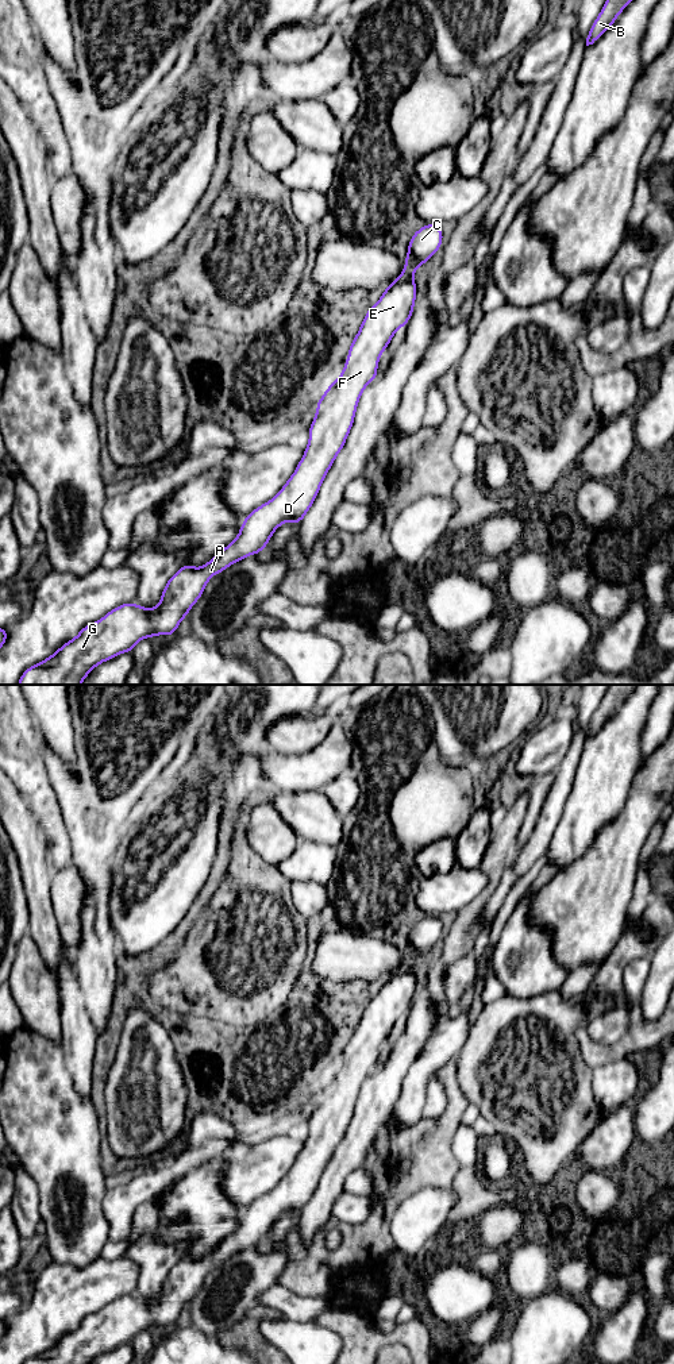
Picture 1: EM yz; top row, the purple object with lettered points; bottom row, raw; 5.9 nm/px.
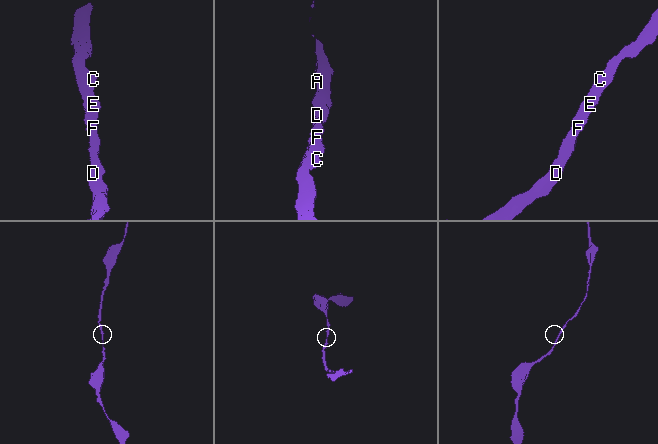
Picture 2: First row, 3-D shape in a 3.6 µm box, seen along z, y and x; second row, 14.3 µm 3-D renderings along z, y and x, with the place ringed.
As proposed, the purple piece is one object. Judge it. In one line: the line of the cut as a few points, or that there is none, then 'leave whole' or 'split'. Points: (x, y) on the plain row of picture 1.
cut none; leave whole

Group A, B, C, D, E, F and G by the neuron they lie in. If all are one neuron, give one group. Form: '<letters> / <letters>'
A B C D E F G

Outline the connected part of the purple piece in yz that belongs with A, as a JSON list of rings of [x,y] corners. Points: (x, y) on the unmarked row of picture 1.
[[[424,916],[413,925],[404,963],[386,978],[380,993],[369,999],[351,1033],[340,1068],[317,1093],[309,1133],[296,1163],[274,1190],[243,1211],[236,1230],[203,1259],[182,1257],[167,1272],[154,1301],[132,1294],[123,1295],[99,1313],[84,1318],[50,1349],[24,1364],[90,1364],[99,1355],[122,1344],[131,1344],[140,1330],[174,1328],[178,1315],[201,1288],[211,1268],[249,1247],[261,1244],[282,1214],[301,1214],[334,1151],[344,1137],[363,1080],[378,1067],[377,1057],[382,1043],[394,1024],[412,1007],[416,990],[413,964],[442,939],[442,930],[439,916]]]

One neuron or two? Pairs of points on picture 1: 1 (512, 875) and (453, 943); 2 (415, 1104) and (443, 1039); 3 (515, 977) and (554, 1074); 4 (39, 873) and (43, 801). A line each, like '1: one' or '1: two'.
1: two
2: one
3: two
4: two

